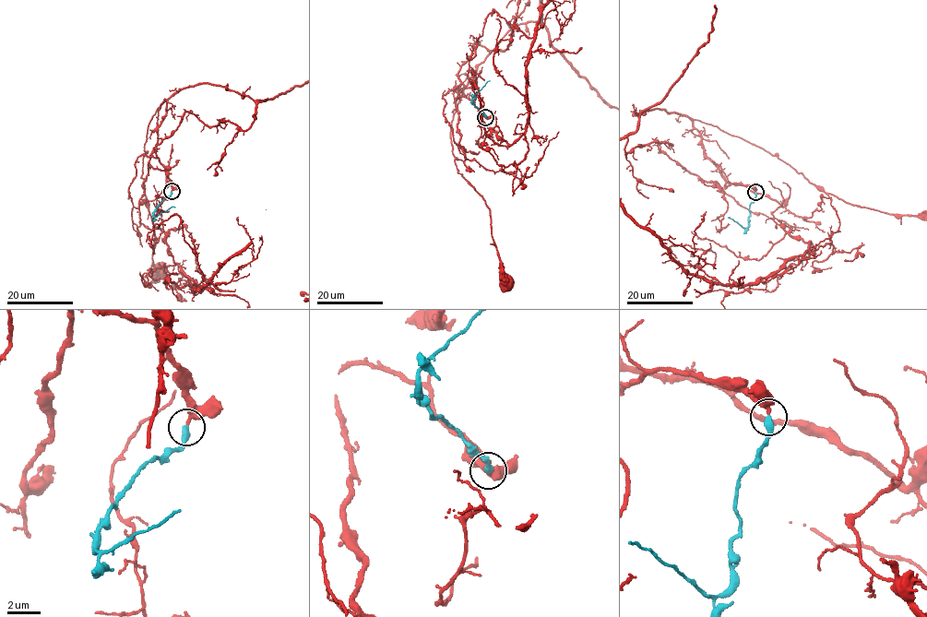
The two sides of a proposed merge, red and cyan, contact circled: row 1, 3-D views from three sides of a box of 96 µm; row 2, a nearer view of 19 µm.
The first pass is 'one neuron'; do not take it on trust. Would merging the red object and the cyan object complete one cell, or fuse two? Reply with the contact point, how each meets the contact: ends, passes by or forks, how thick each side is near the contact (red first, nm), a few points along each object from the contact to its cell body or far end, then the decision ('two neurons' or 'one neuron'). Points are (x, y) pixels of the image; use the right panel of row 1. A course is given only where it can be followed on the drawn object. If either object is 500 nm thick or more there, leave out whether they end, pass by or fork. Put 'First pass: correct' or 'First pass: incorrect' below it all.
at (755, 192); red ends there; cyan ends there; 360 nm thick on the red side, 400 nm on the other; cyan runs (755, 193), (749, 209), (747, 227), (728, 218); one neuron
First pass: correct

